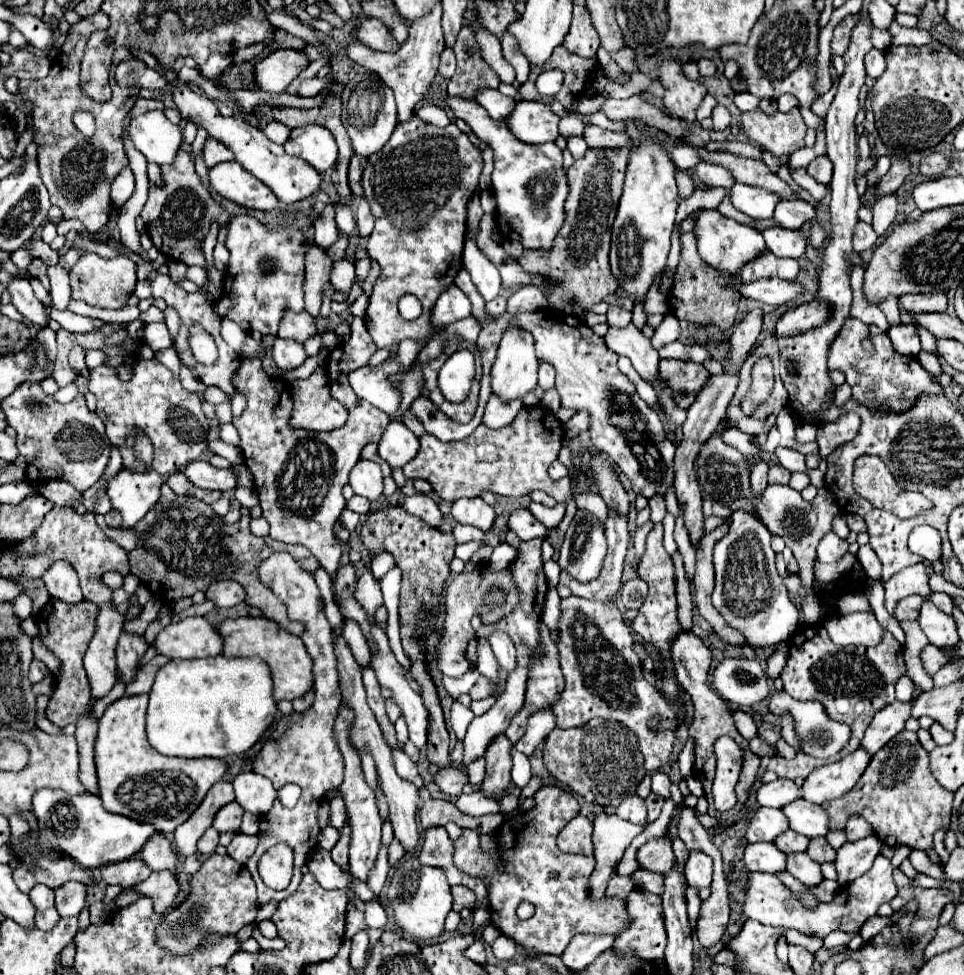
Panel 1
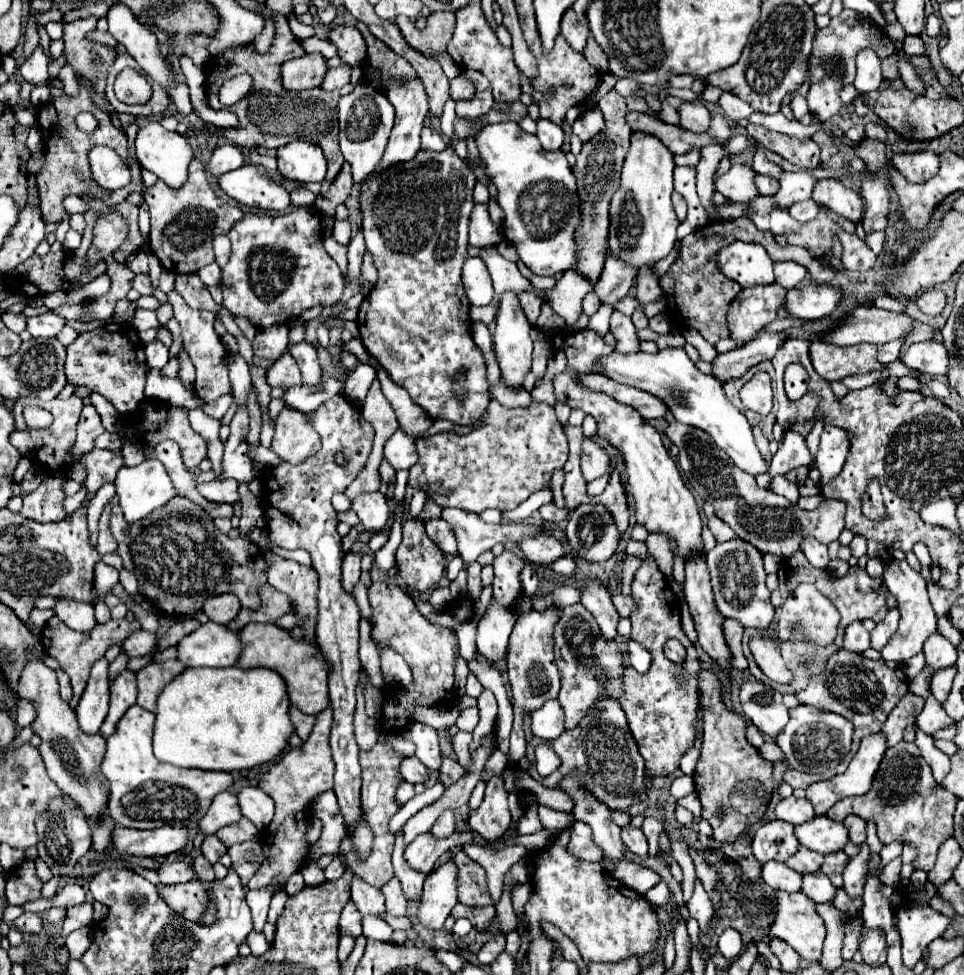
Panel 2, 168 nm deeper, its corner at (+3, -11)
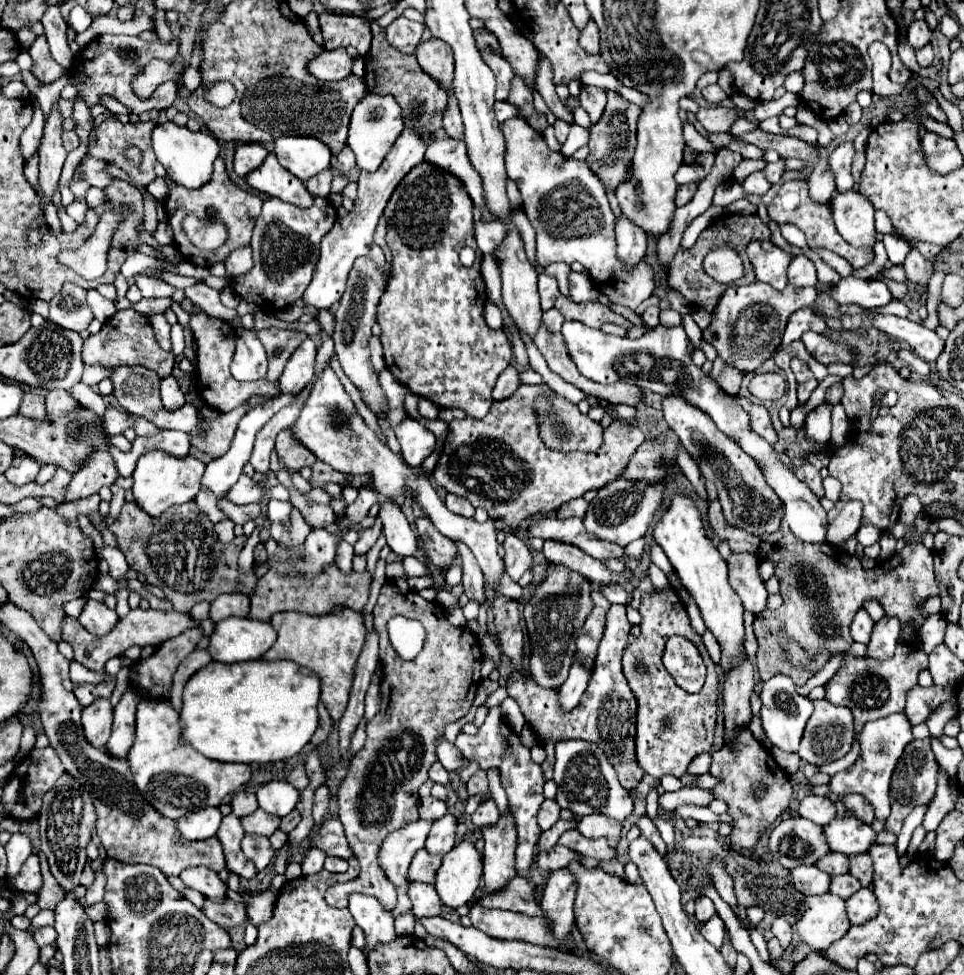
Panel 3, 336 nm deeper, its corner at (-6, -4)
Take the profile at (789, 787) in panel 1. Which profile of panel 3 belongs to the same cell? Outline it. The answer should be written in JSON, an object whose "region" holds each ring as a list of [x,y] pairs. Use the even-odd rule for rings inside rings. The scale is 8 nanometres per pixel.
{"region":[[[807,795],[799,801],[797,813],[817,825],[827,825],[835,815],[835,803],[829,797],[817,797],[817,795]]]}

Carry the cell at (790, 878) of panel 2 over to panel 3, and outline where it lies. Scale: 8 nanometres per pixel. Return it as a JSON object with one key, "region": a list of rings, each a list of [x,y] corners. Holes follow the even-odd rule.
{"region":[[[801,865],[801,867],[793,867],[789,869],[793,885],[797,891],[801,891],[803,895],[821,895],[829,891],[829,875],[825,875],[823,871],[819,871],[815,865]]]}

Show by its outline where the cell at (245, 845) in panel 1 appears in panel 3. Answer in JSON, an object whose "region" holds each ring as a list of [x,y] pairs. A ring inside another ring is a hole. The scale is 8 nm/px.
{"region":[[[245,835],[241,841],[241,851],[246,858],[254,862],[259,871],[265,869],[275,855],[275,849],[271,847],[269,839],[261,835]]]}

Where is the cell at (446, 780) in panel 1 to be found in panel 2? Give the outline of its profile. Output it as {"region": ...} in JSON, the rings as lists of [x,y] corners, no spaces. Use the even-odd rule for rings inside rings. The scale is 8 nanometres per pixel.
{"region":[[[446,810],[446,812],[436,820],[436,824],[434,824],[434,828],[432,828],[430,832],[432,832],[432,836],[438,838],[438,840],[452,836],[452,834],[454,834],[454,812]]]}

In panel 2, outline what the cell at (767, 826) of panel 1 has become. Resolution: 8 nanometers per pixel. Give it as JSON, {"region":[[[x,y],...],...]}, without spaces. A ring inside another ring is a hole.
{"region":[[[782,820],[766,822],[758,828],[752,840],[752,852],[758,862],[786,862],[800,848],[800,842],[794,834],[794,826]]]}

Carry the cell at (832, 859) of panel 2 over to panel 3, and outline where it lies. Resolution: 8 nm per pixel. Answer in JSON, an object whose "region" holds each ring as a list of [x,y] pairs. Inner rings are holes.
{"region":[[[851,855],[849,857],[849,873],[861,881],[863,887],[871,885],[873,879],[873,863],[869,855]]]}

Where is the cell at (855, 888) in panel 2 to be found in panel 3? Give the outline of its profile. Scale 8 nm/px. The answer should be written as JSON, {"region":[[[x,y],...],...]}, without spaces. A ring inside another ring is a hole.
{"region":[[[861,887],[853,897],[849,897],[845,901],[845,911],[853,925],[861,925],[861,923],[873,919],[873,915],[877,915],[877,911],[879,911],[873,891],[869,887]]]}

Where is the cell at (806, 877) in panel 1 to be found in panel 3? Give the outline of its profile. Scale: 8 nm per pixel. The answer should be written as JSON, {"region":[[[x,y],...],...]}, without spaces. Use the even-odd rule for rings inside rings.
{"region":[[[845,873],[845,875],[831,875],[831,889],[829,889],[829,893],[839,895],[841,899],[849,899],[859,887],[861,887],[861,883],[849,873]]]}

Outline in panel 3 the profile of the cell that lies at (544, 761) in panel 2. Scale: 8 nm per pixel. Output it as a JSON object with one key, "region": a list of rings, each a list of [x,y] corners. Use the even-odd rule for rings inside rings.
{"region":[[[569,739],[569,741],[559,741],[555,745],[555,777],[553,781],[557,783],[559,791],[555,801],[563,809],[571,809],[575,815],[583,817],[587,813],[603,813],[611,819],[617,819],[623,823],[631,811],[633,811],[633,801],[629,793],[621,787],[617,781],[613,765],[607,761],[603,751],[593,745],[585,743],[581,739]]]}

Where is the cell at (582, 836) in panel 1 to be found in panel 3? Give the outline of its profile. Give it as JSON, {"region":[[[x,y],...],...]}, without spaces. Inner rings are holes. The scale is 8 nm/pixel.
{"region":[[[601,813],[581,817],[577,823],[577,831],[581,831],[581,835],[585,835],[589,839],[607,837],[611,847],[617,847],[619,839],[621,839],[621,823],[615,819],[609,819]]]}

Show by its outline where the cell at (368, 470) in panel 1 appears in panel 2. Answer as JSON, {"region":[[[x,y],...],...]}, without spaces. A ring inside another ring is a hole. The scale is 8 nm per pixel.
{"region":[[[380,492],[362,494],[352,502],[352,510],[358,514],[364,530],[368,532],[382,532],[388,528],[388,522],[392,518],[392,510],[388,506],[388,500]]]}

